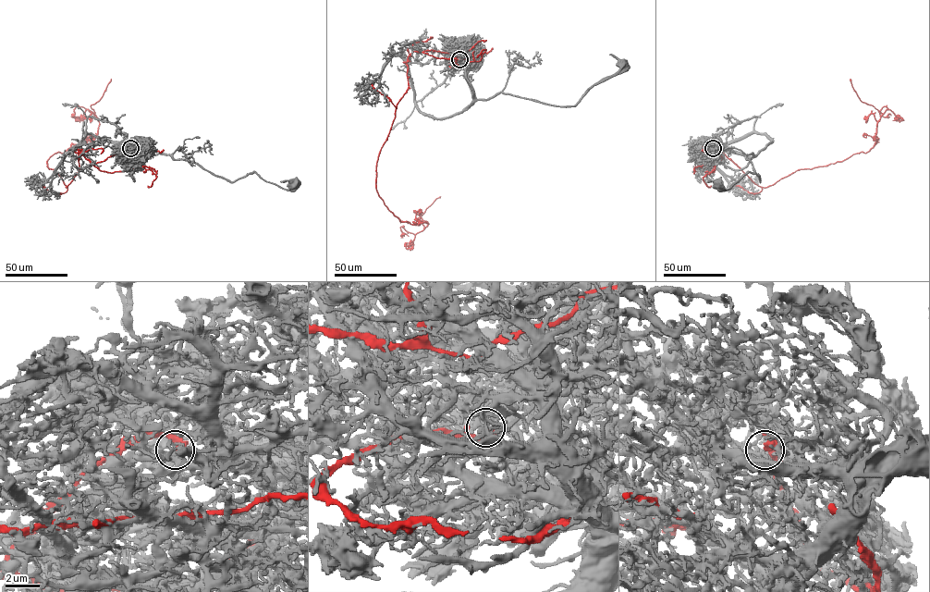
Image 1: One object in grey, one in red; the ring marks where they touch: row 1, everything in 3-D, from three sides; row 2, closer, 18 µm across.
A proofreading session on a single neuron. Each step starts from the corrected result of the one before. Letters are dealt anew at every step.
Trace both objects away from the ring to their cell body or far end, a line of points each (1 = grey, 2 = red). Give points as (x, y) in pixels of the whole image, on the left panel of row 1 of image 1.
1: (130, 148), (145, 156), (162, 154), (198, 163), (231, 181), (255, 172), (266, 181), (287, 190), (292, 183)
2: (130, 148), (113, 172), (75, 150), (67, 187), (47, 166), (95, 137), (91, 106), (111, 79)

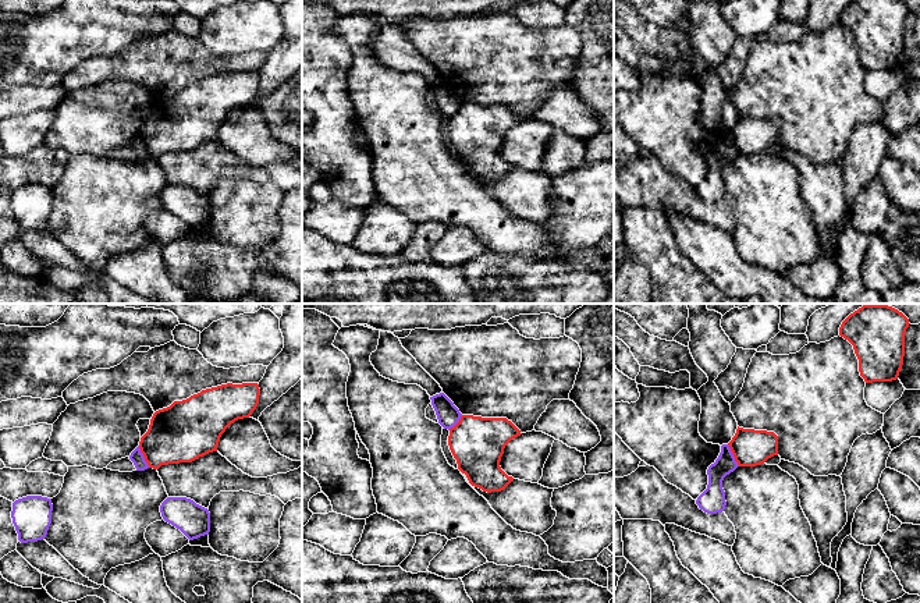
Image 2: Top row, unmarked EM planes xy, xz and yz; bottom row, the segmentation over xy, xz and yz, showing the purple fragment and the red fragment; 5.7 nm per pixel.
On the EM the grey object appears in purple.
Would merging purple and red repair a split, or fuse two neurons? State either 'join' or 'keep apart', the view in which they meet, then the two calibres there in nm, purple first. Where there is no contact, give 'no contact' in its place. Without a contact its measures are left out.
keep apart; contact in xy; calibres 80 and 340 nm

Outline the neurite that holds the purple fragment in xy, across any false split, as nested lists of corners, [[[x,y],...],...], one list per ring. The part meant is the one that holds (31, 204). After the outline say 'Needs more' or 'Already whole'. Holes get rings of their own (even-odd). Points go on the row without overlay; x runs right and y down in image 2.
[[[26,184],[13,191],[11,206],[21,231],[46,226],[51,212],[51,187]]]. Already whole

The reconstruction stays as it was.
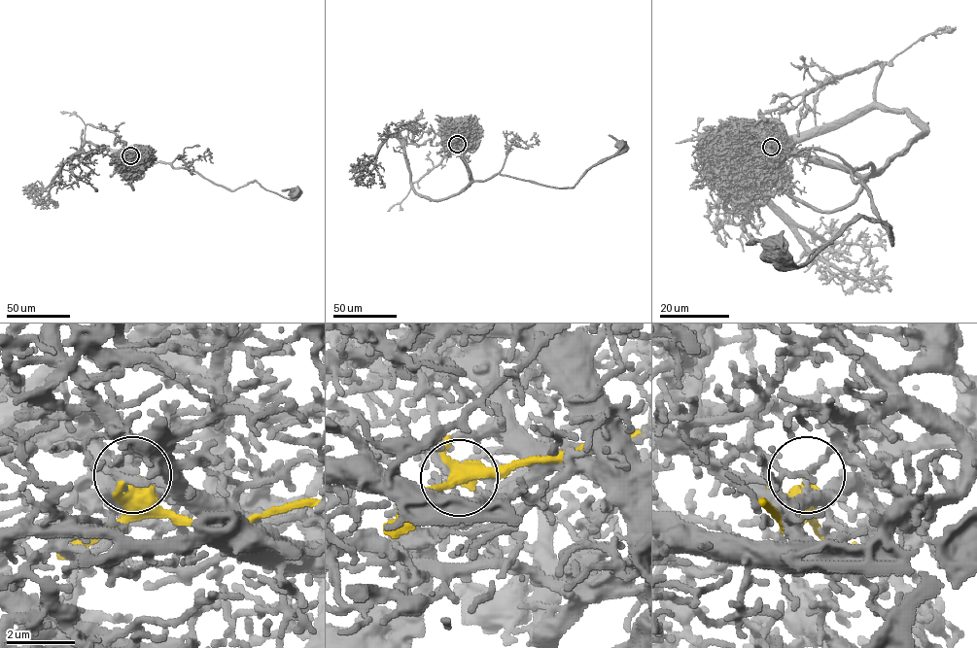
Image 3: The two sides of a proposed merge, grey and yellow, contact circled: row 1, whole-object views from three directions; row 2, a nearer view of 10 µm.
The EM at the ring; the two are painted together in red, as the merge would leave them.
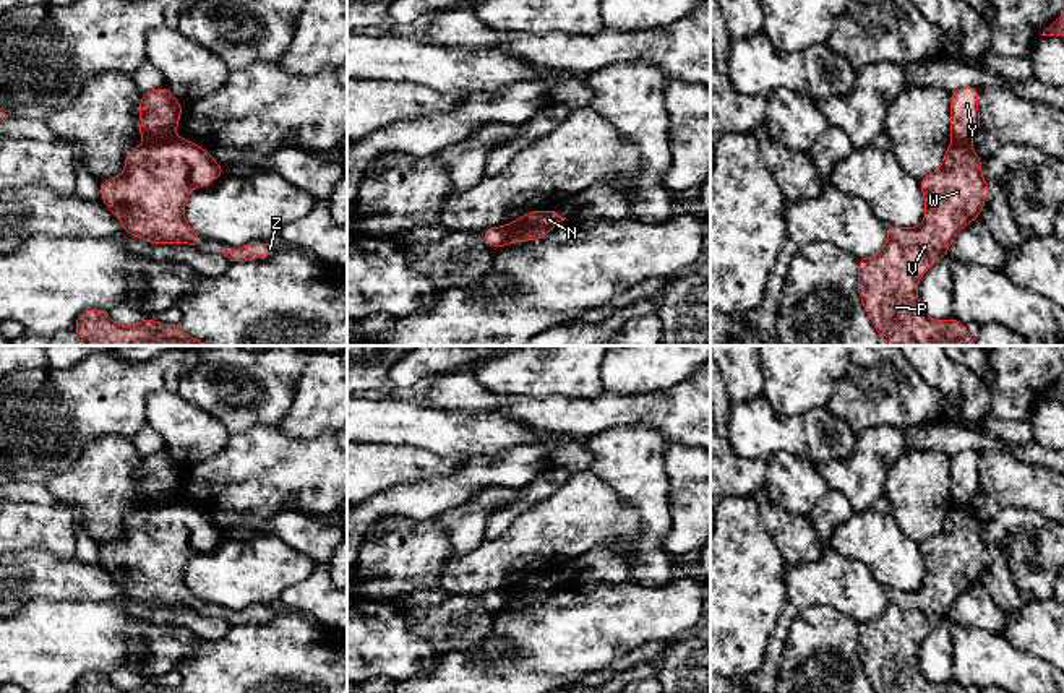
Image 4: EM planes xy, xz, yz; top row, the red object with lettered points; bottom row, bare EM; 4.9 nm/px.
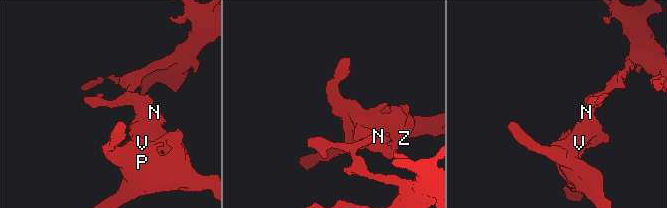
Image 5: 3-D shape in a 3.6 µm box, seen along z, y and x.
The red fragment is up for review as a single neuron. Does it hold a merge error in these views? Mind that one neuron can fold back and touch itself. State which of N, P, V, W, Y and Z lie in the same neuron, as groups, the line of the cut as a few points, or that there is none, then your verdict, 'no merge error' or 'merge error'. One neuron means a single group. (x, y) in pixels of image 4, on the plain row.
N P V W Z / Y; cut in xy along (172, 497), (146, 505); merge error

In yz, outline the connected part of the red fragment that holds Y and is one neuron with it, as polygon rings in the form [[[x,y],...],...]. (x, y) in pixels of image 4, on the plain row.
[[[963,450],[950,456],[950,500],[954,506],[972,508],[980,492],[978,451]]]

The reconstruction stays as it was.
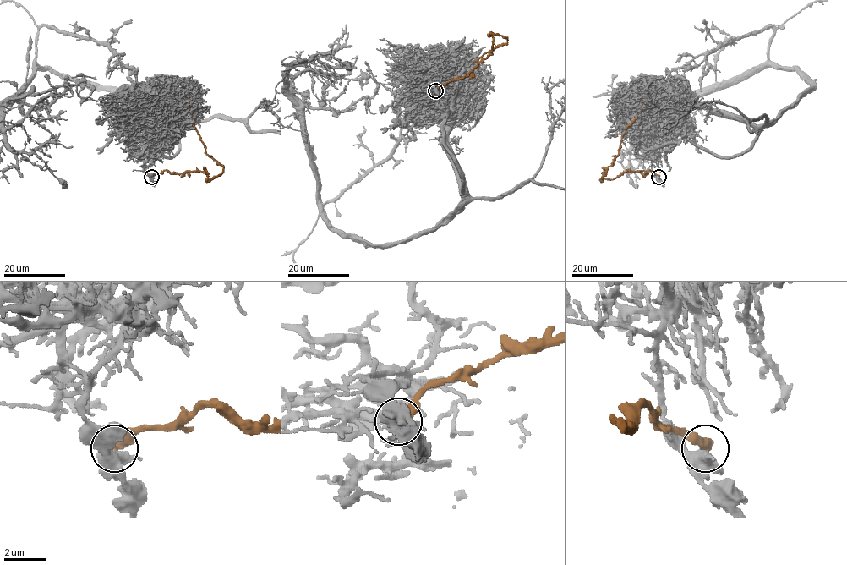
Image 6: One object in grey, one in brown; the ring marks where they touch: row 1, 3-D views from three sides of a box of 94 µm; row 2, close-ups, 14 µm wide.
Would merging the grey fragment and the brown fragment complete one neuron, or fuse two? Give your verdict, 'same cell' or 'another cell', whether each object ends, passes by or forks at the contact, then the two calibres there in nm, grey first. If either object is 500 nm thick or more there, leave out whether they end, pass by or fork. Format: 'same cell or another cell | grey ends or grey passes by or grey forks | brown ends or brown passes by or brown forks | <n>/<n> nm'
another cell | 500/550 nm

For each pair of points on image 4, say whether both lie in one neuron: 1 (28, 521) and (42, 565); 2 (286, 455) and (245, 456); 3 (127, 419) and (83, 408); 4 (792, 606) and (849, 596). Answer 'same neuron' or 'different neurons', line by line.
1: different neurons
2: same neuron
3: same neuron
4: same neuron

